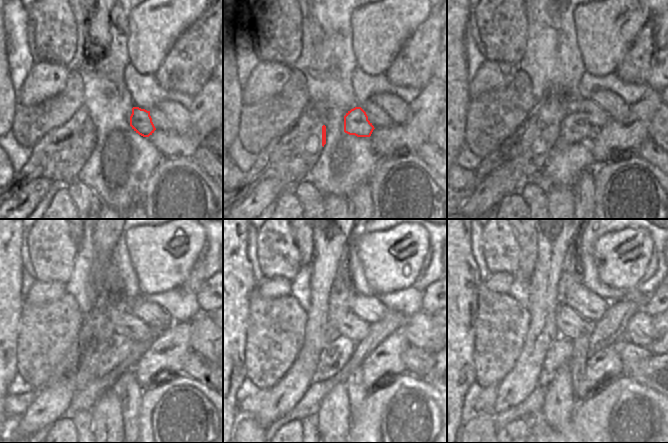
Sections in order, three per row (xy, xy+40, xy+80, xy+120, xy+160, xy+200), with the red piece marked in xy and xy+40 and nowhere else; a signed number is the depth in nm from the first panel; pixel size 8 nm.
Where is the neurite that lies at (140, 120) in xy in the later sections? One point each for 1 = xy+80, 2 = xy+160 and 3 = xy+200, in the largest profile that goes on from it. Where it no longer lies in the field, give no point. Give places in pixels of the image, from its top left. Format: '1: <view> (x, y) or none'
1: xy+80 (575, 128)
2: xy+160 (338, 352)
3: xy+200 (559, 354)

